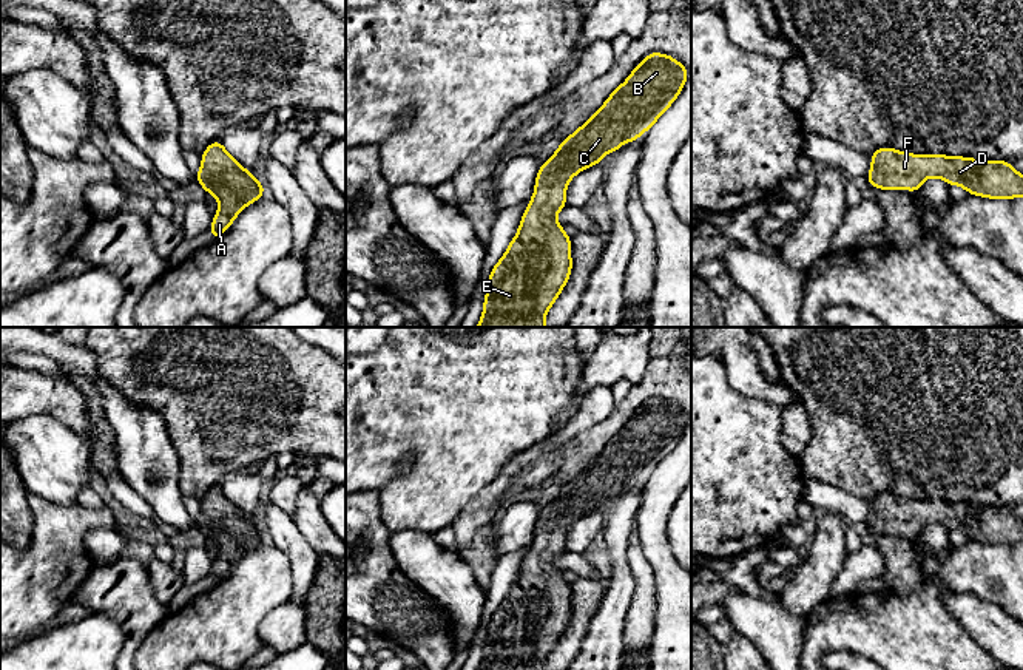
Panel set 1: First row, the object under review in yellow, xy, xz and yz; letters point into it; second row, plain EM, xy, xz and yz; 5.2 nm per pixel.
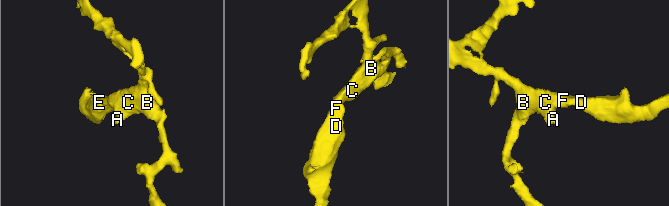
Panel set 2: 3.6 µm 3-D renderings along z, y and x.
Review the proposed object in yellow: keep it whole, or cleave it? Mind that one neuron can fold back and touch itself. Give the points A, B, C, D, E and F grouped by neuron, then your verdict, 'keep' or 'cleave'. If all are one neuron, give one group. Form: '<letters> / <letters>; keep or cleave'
A B C D E F; keep

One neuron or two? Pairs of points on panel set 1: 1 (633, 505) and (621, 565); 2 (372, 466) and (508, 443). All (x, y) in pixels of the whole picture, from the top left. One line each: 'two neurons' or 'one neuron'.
1: one neuron
2: one neuron

